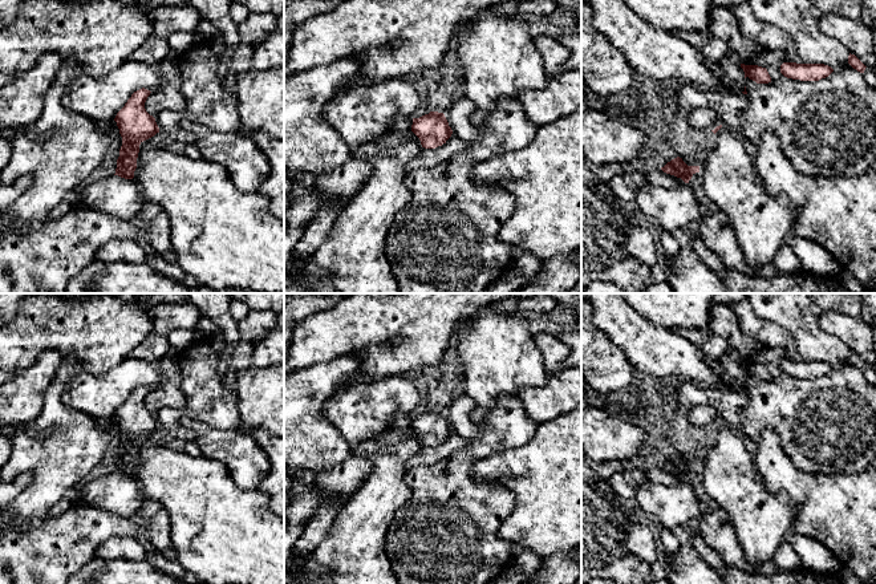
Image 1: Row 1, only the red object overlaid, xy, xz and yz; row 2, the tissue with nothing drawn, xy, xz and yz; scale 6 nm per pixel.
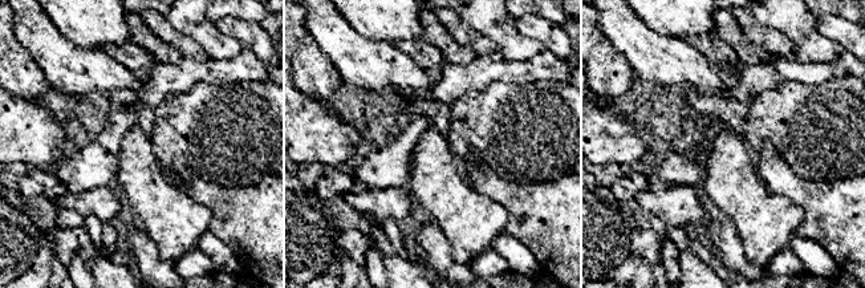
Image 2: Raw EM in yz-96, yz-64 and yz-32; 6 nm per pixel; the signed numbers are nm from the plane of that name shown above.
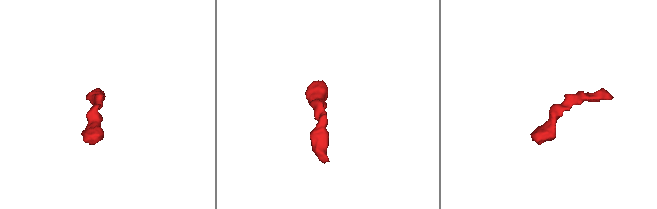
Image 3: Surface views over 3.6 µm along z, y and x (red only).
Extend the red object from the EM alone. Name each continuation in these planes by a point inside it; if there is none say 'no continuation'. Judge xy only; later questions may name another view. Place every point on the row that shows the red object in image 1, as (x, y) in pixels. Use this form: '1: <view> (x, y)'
no continuation

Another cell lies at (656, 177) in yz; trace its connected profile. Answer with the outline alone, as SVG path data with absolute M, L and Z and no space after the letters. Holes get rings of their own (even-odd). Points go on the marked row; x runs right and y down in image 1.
M649 167L645 170L649 184L661 188L676 188L684 183L681 178L664 173L661 169Z

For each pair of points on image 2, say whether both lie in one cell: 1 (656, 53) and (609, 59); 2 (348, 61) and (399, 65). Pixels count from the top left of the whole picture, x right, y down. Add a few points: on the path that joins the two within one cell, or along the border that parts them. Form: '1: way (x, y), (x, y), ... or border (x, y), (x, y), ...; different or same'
1: border (604, 35), (637, 74); different
2: way (361, 61), (368, 65), (386, 65); same

